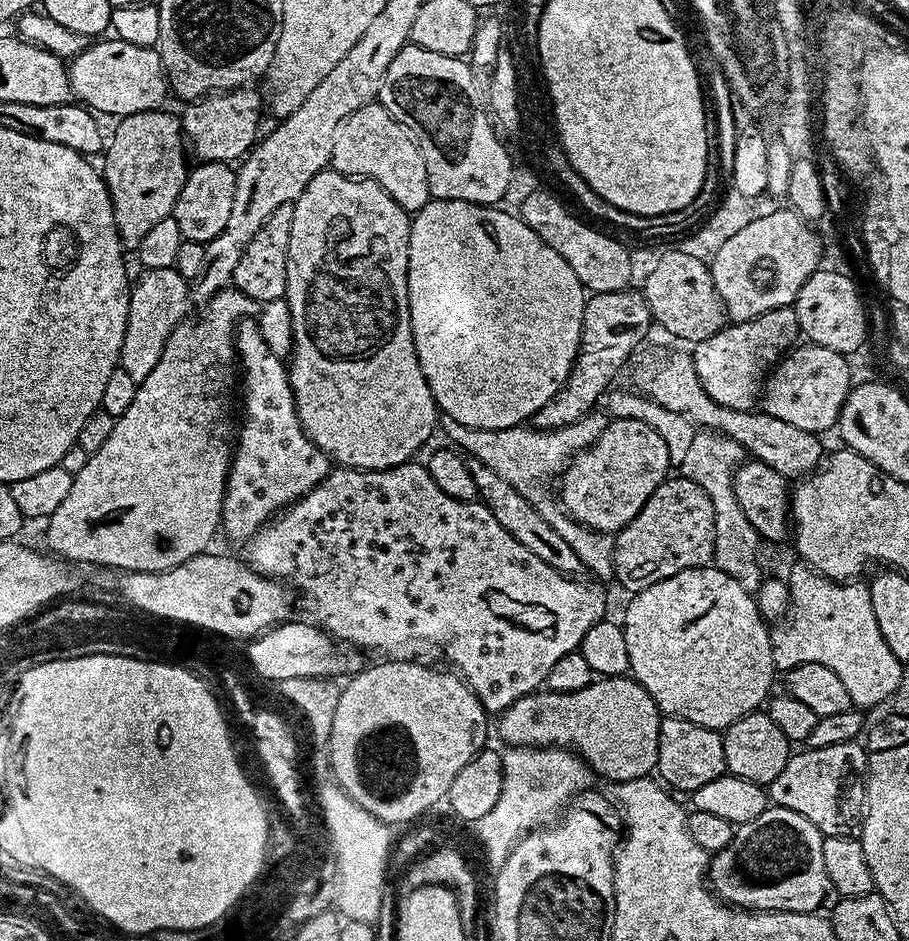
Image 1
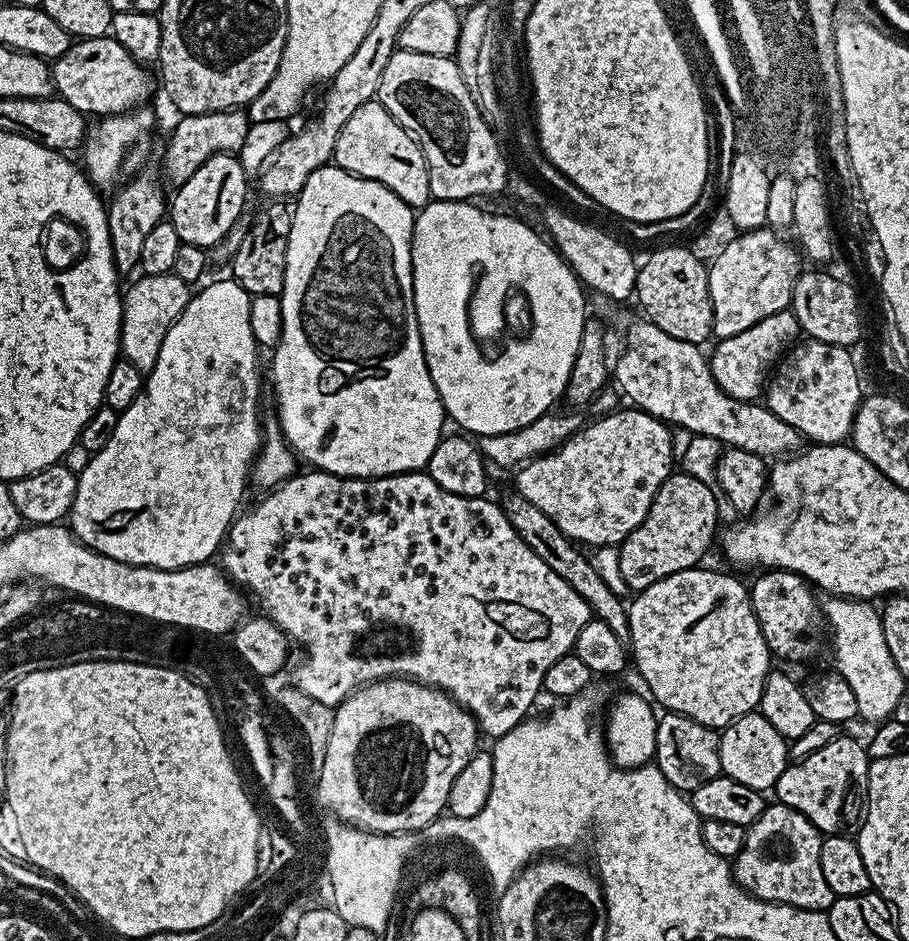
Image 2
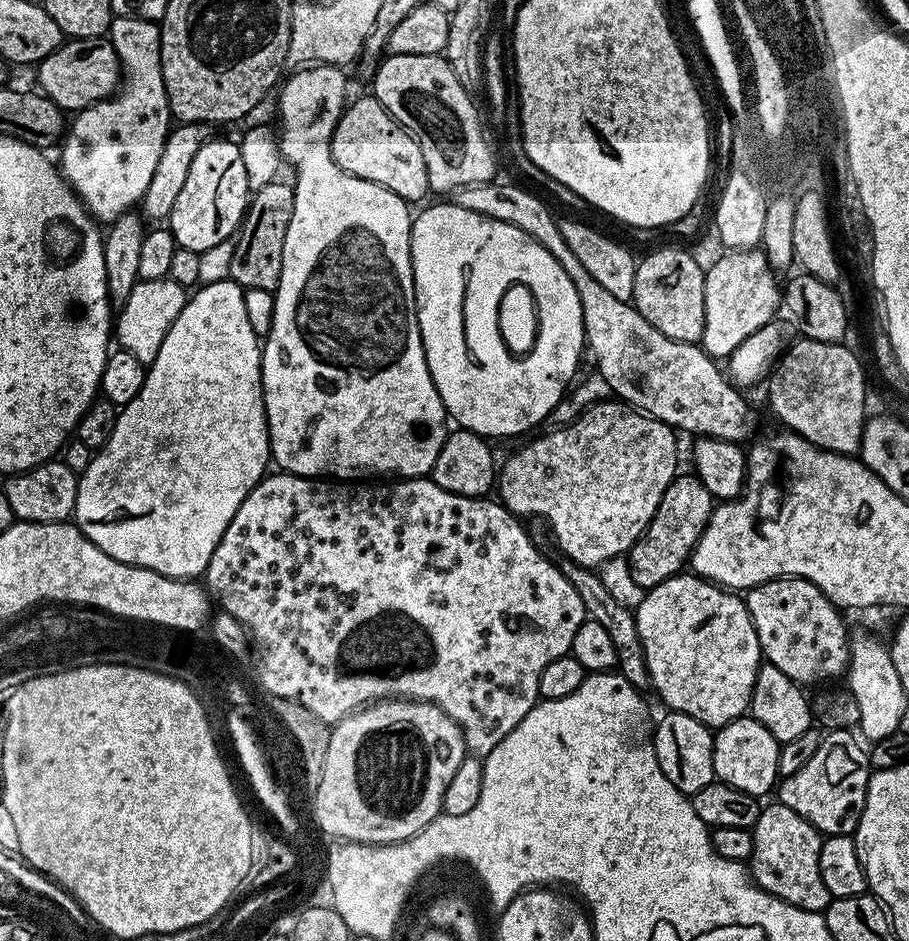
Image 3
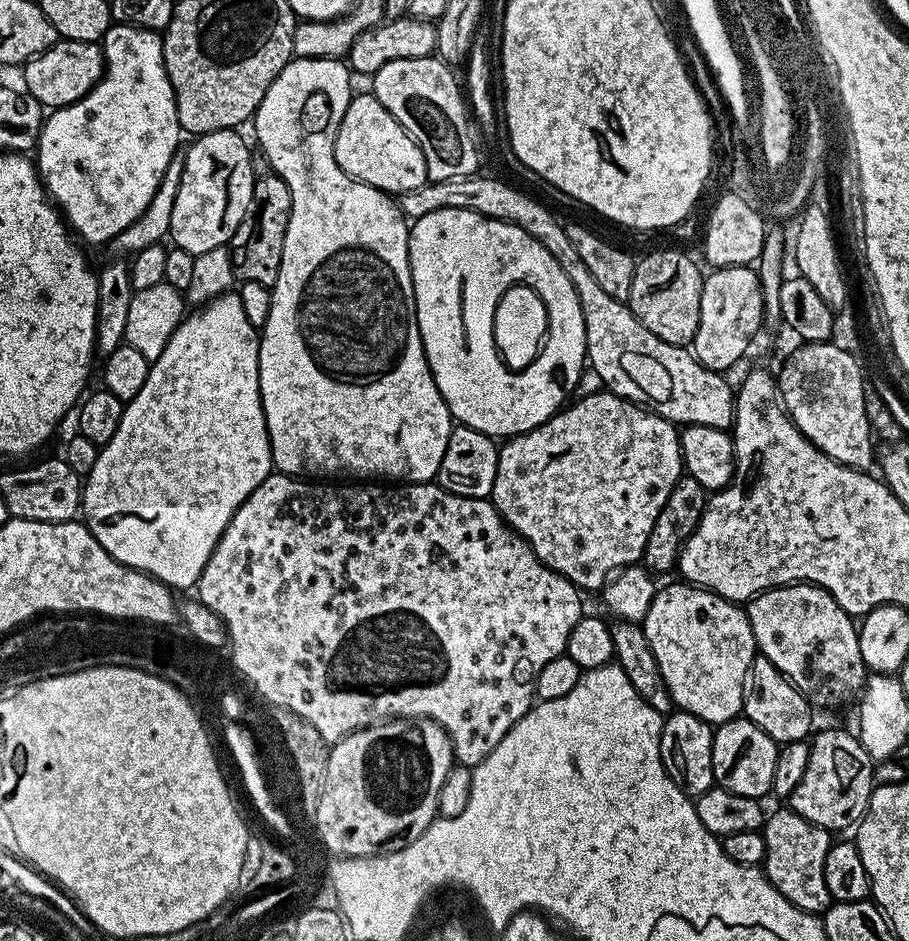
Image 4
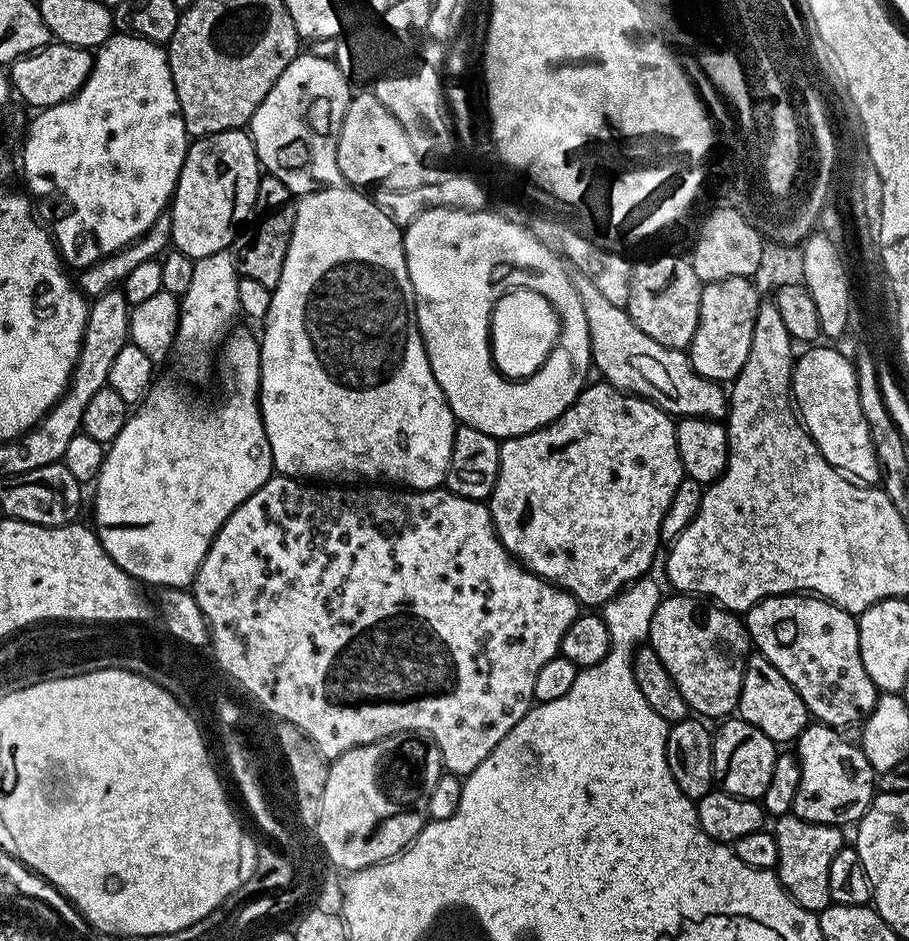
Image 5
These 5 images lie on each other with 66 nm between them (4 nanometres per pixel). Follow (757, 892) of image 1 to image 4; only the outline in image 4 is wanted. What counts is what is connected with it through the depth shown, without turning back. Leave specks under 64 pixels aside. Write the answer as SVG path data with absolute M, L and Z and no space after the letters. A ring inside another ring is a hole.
M784 806L765 819L763 826L766 854L762 871L765 878L788 899L795 908L804 912L823 914L828 905L833 903L830 890L826 890L826 874L824 863L830 843L830 832L827 828L819 828L817 824L806 822L791 807Z

